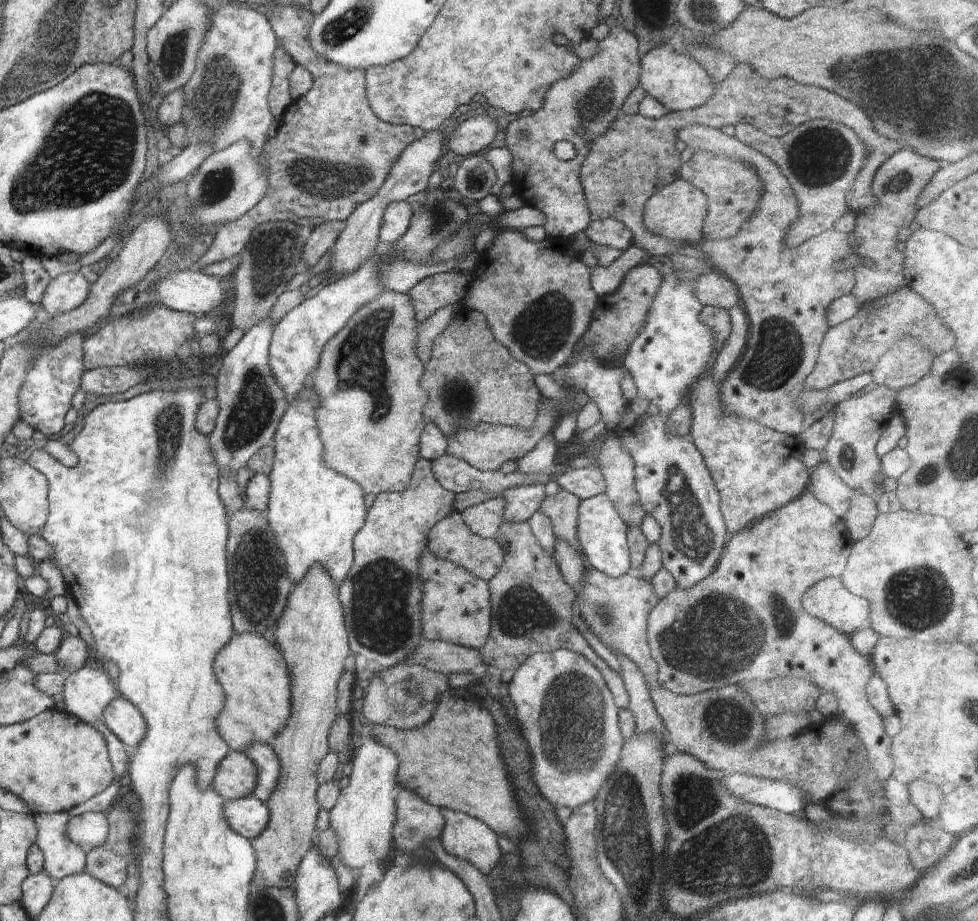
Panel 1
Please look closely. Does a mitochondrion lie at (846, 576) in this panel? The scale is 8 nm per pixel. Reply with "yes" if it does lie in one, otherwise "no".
no

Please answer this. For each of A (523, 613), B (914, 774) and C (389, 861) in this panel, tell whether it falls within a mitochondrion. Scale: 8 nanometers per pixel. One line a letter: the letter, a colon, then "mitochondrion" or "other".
A: mitochondrion
B: other
C: other

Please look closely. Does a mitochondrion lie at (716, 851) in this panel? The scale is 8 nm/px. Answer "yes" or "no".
yes

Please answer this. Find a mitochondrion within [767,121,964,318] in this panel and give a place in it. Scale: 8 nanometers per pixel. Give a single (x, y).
(819, 156)

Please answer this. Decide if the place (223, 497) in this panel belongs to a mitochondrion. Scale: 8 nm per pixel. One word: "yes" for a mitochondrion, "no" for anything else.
no

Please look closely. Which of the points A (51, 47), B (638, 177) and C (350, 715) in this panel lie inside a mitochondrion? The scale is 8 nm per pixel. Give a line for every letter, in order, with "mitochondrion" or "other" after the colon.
A: mitochondrion
B: other
C: other

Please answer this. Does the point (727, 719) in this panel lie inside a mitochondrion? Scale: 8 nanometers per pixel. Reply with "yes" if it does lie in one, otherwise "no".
yes

